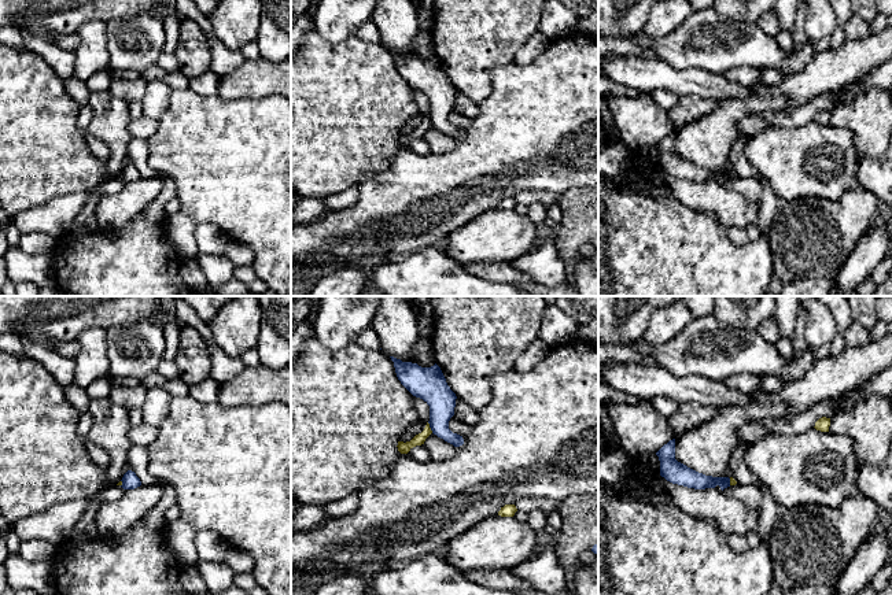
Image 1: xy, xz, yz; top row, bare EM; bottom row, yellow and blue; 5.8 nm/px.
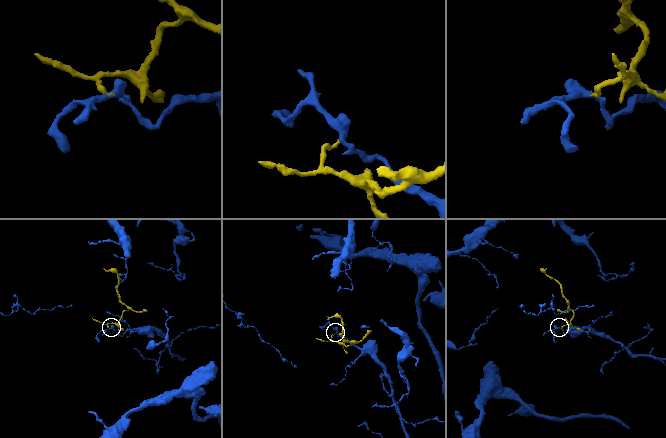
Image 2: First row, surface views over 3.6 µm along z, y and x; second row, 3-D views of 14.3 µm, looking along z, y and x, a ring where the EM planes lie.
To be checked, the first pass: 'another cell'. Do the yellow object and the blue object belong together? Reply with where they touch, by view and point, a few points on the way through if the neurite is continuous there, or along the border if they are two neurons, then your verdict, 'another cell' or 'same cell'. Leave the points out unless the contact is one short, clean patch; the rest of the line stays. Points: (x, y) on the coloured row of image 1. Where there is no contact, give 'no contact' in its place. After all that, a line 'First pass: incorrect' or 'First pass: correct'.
xz (430, 428) | along xz (427, 422), (432, 432) | another cell
First pass: correct

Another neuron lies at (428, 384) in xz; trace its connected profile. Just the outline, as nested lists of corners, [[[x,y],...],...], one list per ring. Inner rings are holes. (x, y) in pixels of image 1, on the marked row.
[[[390,356],[401,384],[416,398],[430,406],[430,428],[434,435],[445,441],[460,447],[462,436],[449,429],[449,421],[454,415],[456,393],[450,389],[441,367],[435,363],[431,367],[421,367],[417,363],[402,362]]]

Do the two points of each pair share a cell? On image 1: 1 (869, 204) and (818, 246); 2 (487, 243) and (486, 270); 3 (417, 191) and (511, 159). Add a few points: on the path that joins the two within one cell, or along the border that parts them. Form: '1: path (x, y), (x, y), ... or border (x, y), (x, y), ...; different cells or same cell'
1: path (857, 211), (830, 233); same cell
2: border (511, 261), (465, 262), (463, 265); different cells
3: path (441, 191), (472, 178), (487, 165); same cell

